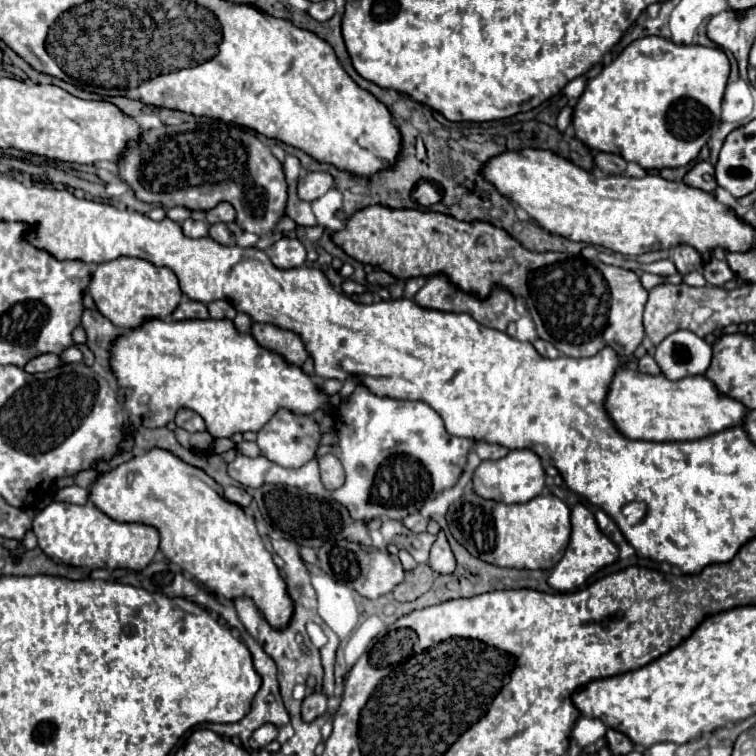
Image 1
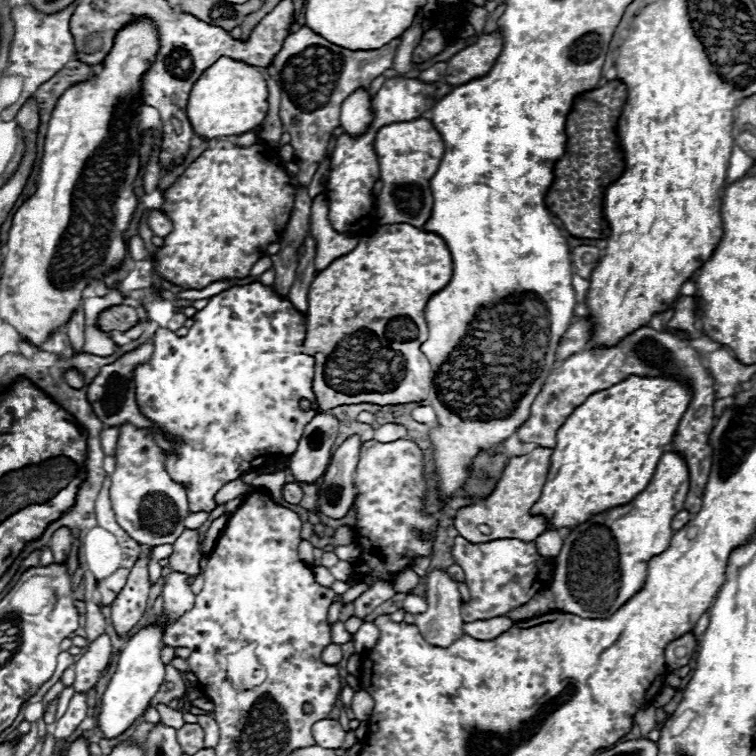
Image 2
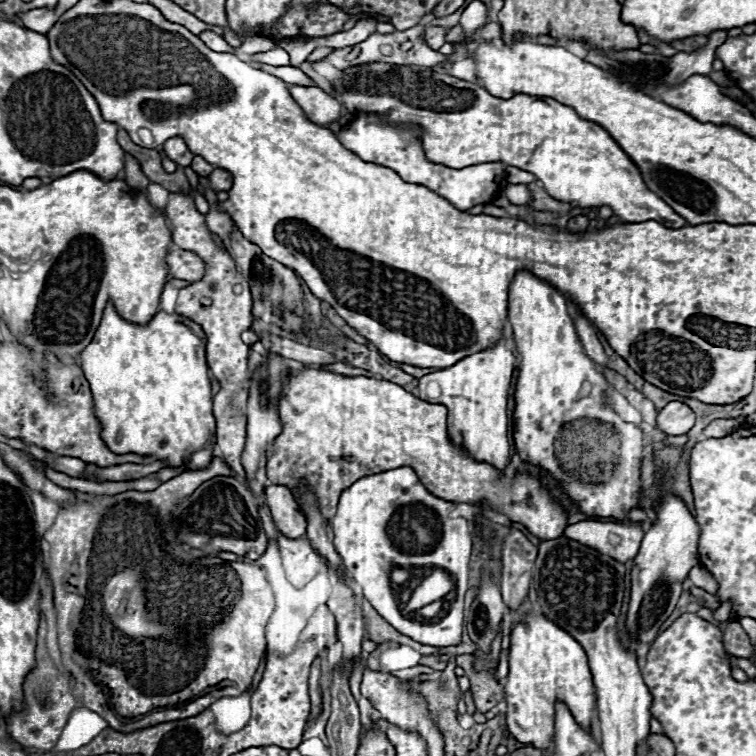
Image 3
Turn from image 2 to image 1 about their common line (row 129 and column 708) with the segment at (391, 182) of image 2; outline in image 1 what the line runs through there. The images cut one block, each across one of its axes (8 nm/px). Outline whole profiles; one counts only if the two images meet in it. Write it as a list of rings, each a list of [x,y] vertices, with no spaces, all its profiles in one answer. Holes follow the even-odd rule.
[[[630,368],[618,370],[614,374],[606,400],[604,400],[604,408],[608,412],[608,418],[614,422],[616,430],[622,436],[626,436],[630,440],[654,440],[654,442],[684,442],[684,440],[704,438],[704,436],[716,434],[724,428],[740,426],[744,420],[744,414],[748,412],[744,408],[744,404],[740,404],[728,396],[720,396],[716,392],[714,384],[706,376],[690,376],[690,378],[672,382],[662,374],[650,376],[650,374],[642,374],[638,370],[630,370]]]

